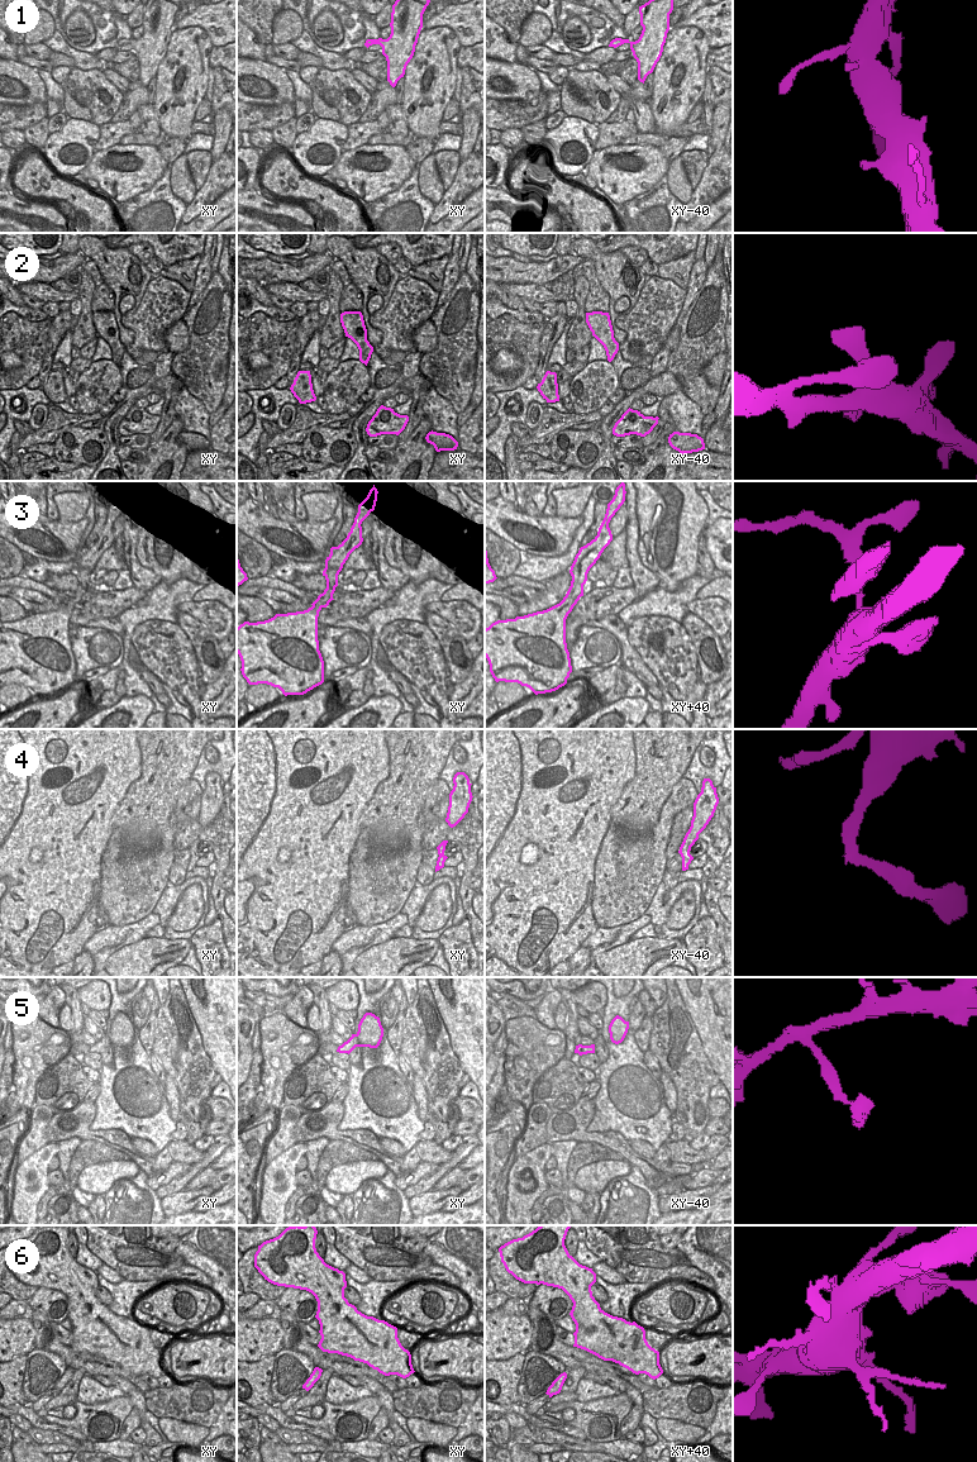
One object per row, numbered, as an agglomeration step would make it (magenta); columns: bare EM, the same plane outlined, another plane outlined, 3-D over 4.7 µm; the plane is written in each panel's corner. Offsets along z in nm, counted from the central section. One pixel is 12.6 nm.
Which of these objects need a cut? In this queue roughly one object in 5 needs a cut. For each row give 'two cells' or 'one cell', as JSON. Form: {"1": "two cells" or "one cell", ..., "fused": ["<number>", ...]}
{"1": "one cell", "2": "one cell", "3": "two cells", "4": "one cell", "5": "one cell", "6": "one cell", "fused": ["3"]}

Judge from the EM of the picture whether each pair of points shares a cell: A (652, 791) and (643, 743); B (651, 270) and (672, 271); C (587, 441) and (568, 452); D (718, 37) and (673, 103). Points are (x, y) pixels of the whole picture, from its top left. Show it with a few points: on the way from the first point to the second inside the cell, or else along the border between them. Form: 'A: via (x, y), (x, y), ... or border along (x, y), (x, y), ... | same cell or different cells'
A: via (652, 780), (652, 757), (649, 755) | same cell
B: border along (658, 265), (656, 274) | different cells
C: via (582, 442), (573, 448) | same cell
D: border along (690, 25), (695, 25), (706, 37), (710, 47) | different cells

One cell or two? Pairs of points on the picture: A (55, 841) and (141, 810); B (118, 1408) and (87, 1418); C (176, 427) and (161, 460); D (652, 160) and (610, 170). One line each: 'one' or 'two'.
A: two
B: one
C: one
D: one

